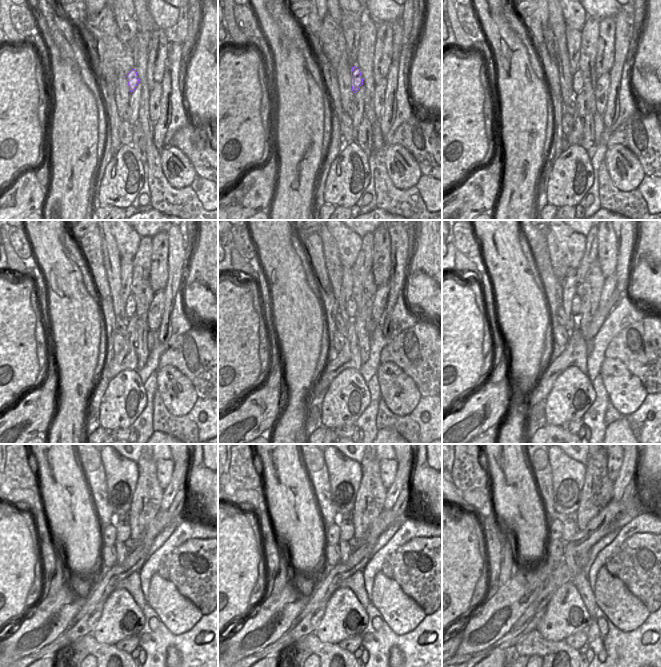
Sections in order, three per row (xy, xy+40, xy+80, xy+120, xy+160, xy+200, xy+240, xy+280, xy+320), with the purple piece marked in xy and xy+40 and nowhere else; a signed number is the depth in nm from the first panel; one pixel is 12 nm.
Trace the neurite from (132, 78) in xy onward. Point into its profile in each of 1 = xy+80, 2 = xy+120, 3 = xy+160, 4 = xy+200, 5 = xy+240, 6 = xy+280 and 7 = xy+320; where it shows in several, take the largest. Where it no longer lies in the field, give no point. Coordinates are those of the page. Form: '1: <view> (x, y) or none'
1: xy+80 (578, 82)
2: xy+120 (130, 305)
3: xy+160 (352, 305)
4: xy+200 (576, 302)
5: xy+240 (121, 522)
6: xy+280 (345, 522)
7: xy+320 (570, 528)

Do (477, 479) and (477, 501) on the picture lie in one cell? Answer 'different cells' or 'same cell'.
different cells

